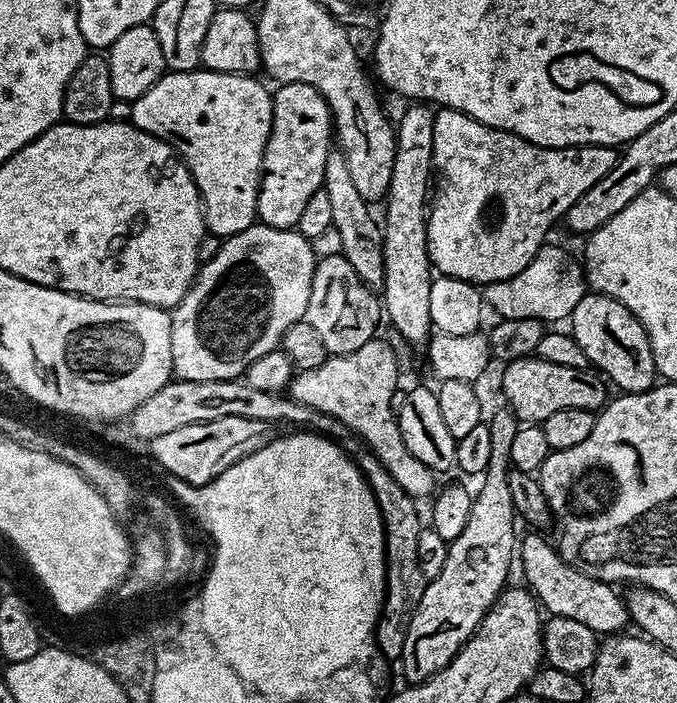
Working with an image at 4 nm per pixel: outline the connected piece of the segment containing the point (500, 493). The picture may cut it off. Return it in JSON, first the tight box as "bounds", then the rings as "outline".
{"bounds":[399,406,522,685],"outline":[[[501,406],[493,414],[492,420],[490,416],[487,425],[490,430],[490,466],[483,472],[479,481],[480,493],[478,491],[475,493],[470,518],[466,521],[462,534],[458,534],[458,538],[449,543],[446,562],[442,562],[439,574],[429,579],[422,594],[422,602],[418,602],[410,618],[410,626],[406,630],[406,646],[402,650],[399,663],[404,664],[404,676],[408,679],[405,681],[409,685],[421,684],[434,674],[438,674],[460,653],[464,643],[476,633],[484,616],[492,609],[492,603],[498,599],[509,583],[508,571],[511,570],[512,564],[514,568],[514,553],[518,548],[518,535],[516,536],[518,513],[512,506],[508,474],[512,465],[510,446],[514,442],[514,434],[518,434],[522,424],[511,408]]]}

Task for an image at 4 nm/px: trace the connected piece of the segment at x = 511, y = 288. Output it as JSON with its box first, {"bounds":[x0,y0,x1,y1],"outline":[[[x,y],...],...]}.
{"bounds":[483,244,587,323],"outline":[[[545,244],[530,266],[512,280],[499,280],[483,287],[485,303],[505,320],[534,317],[547,323],[571,317],[574,307],[587,295],[587,276],[579,259],[572,258],[564,249]]]}

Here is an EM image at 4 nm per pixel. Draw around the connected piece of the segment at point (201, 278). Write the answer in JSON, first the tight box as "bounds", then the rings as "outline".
{"bounds":[170,222,317,382],"outline":[[[261,222],[252,223],[249,228],[238,234],[227,237],[221,243],[218,254],[214,258],[203,261],[199,265],[196,278],[188,288],[188,293],[182,298],[182,302],[171,309],[172,329],[170,330],[170,350],[172,351],[172,371],[176,380],[189,380],[190,382],[210,382],[211,380],[235,380],[243,377],[248,367],[262,354],[270,354],[281,347],[286,330],[294,326],[294,322],[305,319],[308,314],[308,303],[310,302],[310,290],[312,279],[316,269],[317,255],[312,251],[312,241],[307,240],[303,234],[291,228],[276,229]]]}

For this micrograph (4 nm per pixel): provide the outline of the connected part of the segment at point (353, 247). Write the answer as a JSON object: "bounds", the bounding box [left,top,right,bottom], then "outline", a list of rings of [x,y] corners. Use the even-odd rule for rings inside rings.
{"bounds":[323,150,386,290],"outline":[[[332,150],[326,158],[323,187],[330,198],[330,211],[333,212],[332,226],[338,230],[340,239],[339,255],[354,266],[354,274],[362,278],[364,285],[373,290],[383,289],[386,278],[384,265],[384,230],[379,219],[372,217],[369,201],[358,194],[354,182],[350,178],[350,170],[346,166],[343,152]]]}

